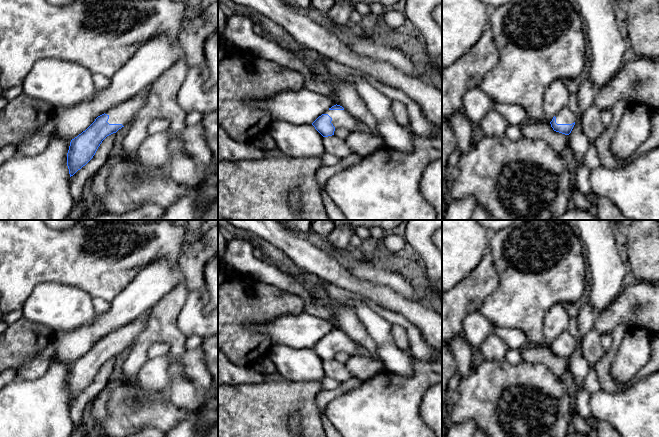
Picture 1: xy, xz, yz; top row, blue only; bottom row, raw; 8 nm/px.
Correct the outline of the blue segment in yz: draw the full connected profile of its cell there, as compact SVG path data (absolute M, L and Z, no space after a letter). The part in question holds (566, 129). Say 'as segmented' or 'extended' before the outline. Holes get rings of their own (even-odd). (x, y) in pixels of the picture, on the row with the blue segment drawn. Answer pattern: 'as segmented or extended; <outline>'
extended; M567 106L561 109L550 122L554 131L569 135L575 125L576 115Z

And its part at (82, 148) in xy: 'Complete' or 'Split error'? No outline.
Split error

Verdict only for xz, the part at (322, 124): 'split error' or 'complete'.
split error

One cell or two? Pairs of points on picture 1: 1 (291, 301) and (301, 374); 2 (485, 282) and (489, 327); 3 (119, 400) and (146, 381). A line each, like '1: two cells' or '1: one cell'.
1: two cells
2: two cells
3: two cells

